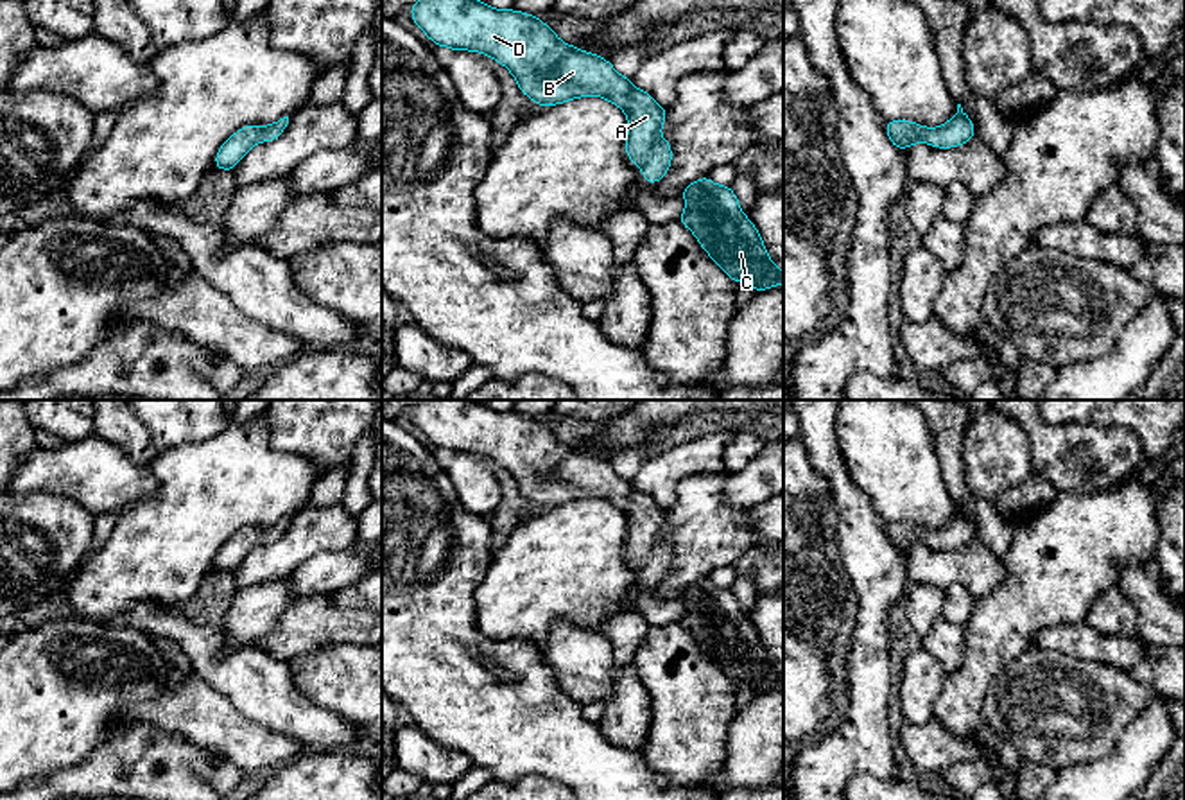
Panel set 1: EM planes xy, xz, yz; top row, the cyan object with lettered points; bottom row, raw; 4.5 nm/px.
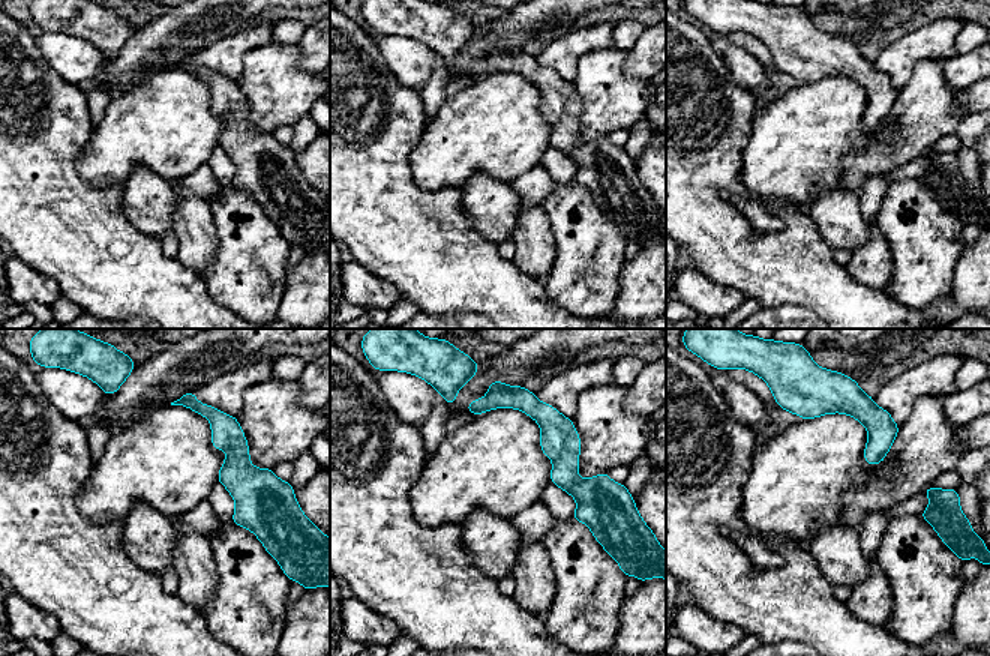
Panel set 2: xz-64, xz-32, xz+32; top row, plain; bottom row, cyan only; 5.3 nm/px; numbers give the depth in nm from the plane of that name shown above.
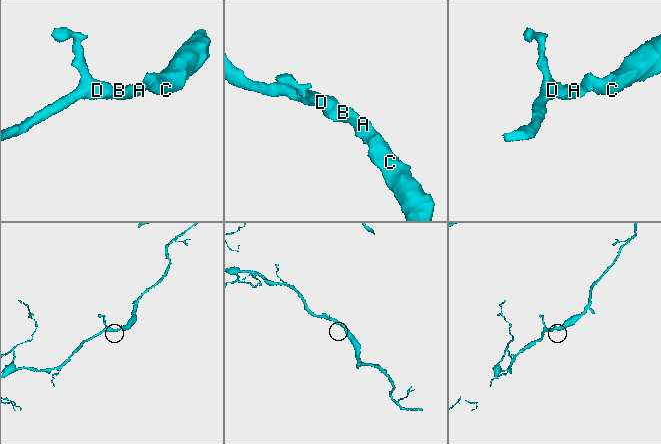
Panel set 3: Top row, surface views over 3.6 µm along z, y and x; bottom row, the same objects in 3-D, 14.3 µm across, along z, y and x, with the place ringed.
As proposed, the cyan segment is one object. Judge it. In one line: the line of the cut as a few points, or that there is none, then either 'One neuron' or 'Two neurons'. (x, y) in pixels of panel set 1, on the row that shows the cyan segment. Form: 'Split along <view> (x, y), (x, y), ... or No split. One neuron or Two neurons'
No split. One neuron

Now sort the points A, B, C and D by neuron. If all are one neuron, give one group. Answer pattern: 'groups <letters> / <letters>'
groups A B C D

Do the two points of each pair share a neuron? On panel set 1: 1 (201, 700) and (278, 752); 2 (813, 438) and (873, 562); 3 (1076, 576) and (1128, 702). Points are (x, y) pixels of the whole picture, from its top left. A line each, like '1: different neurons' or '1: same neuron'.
1: same neuron
2: same neuron
3: different neurons

